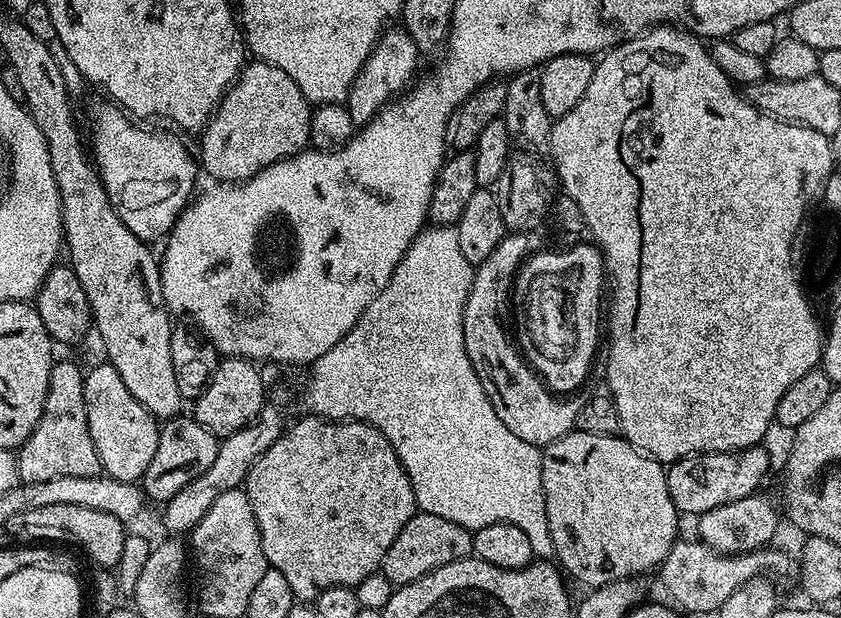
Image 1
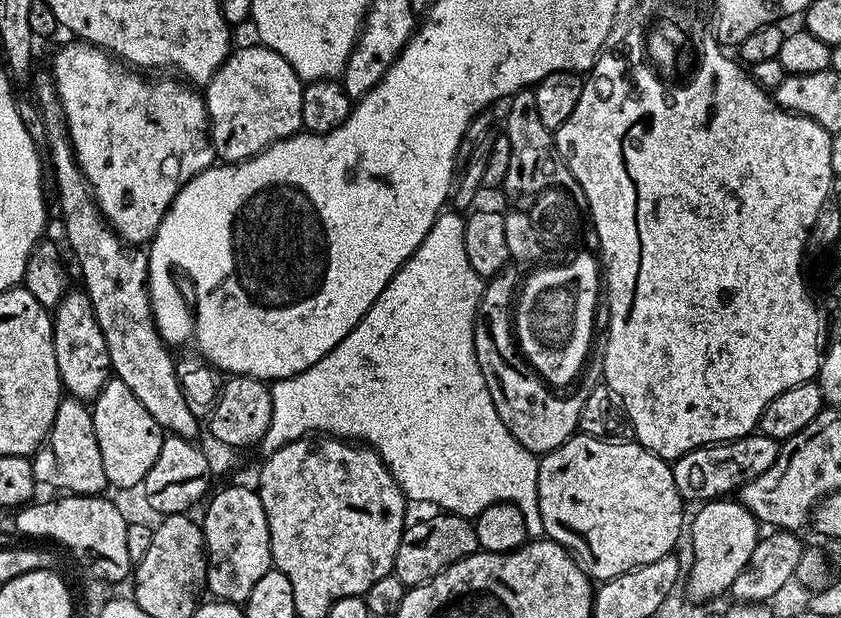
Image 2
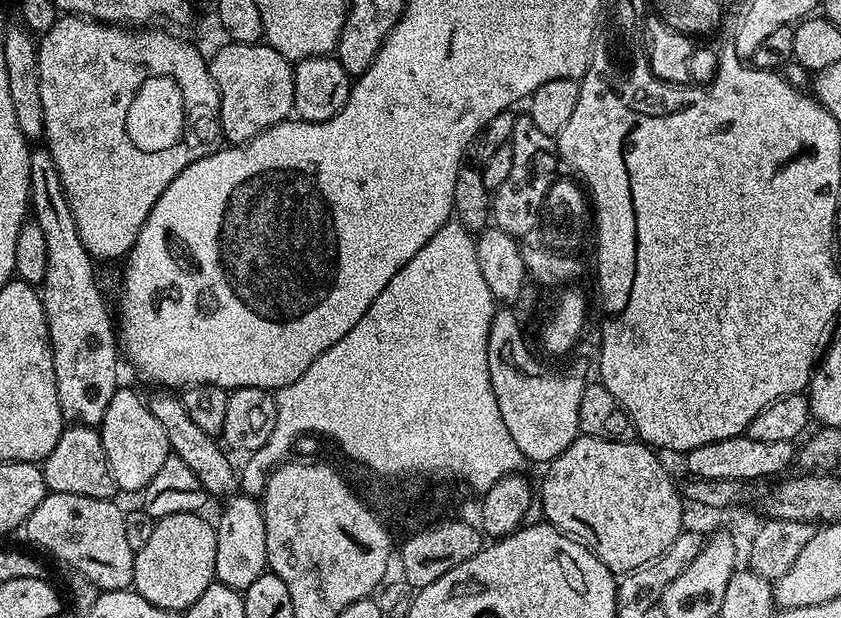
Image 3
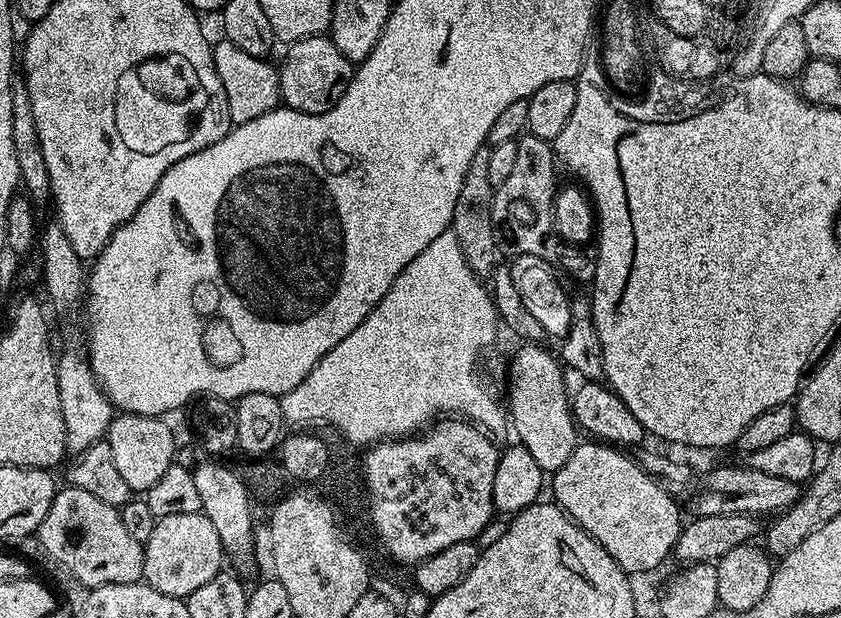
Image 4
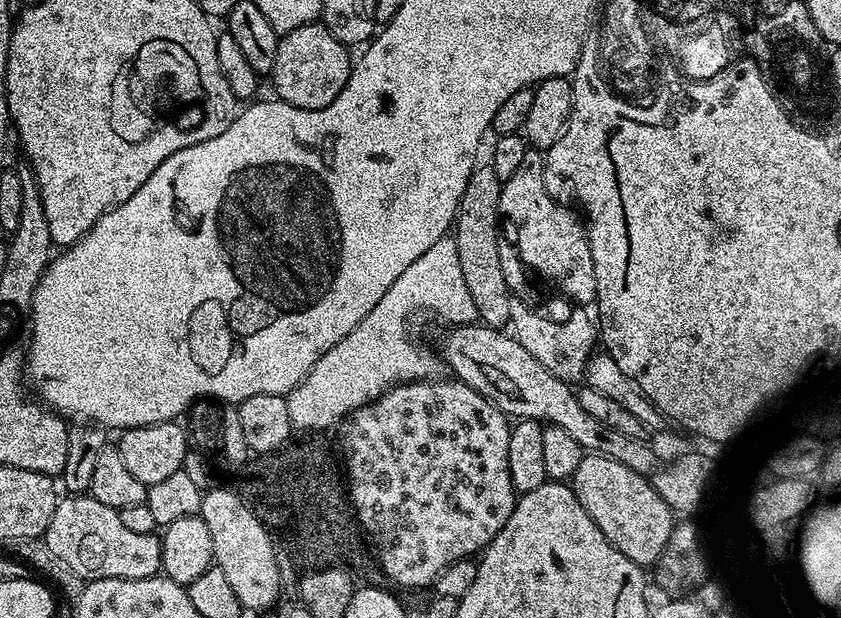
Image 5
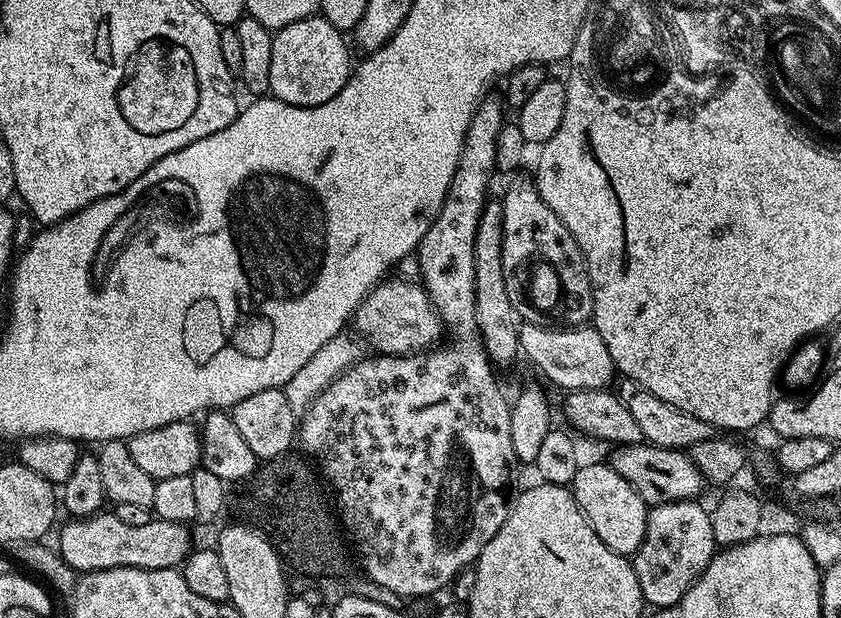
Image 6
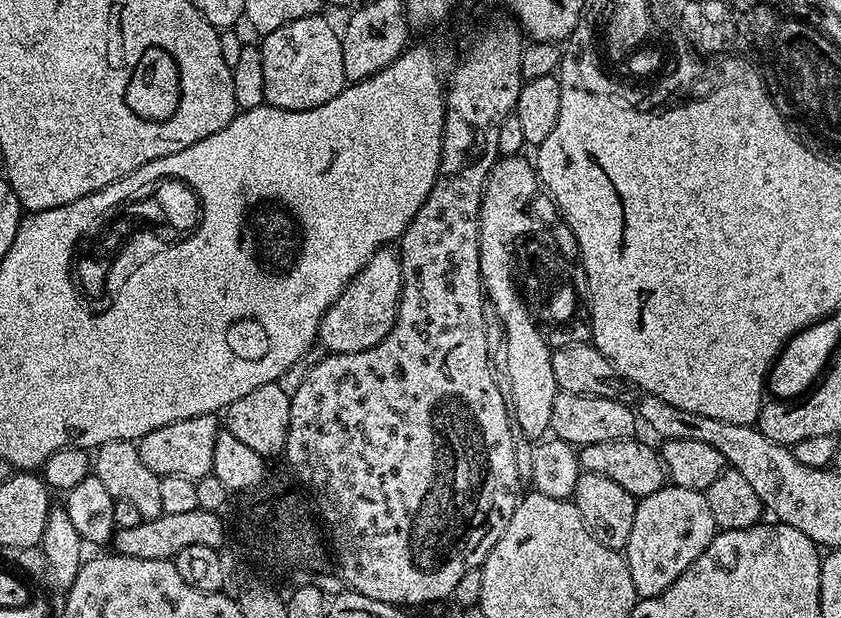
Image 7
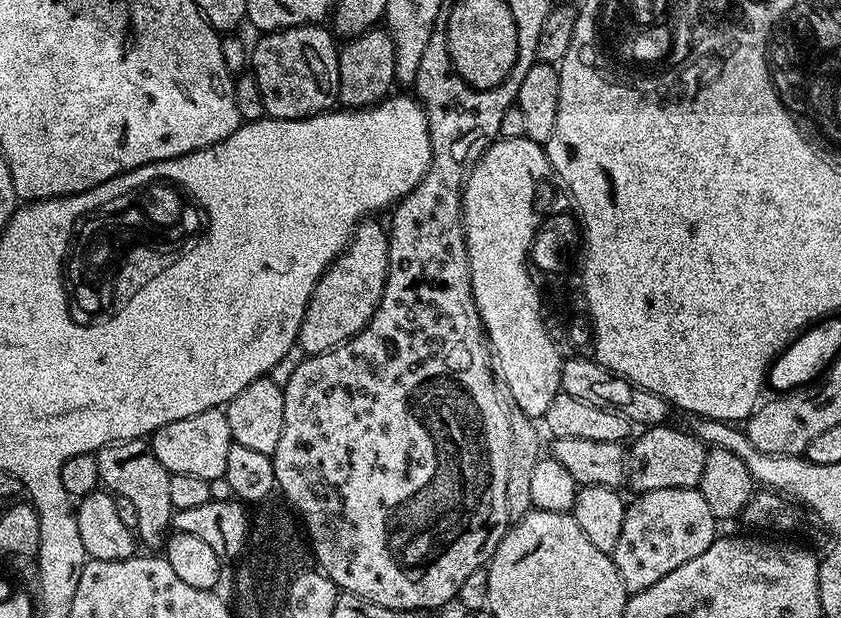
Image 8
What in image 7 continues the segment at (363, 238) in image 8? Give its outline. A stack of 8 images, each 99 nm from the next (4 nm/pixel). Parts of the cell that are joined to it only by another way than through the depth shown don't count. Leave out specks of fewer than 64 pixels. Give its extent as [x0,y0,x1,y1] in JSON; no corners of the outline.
[319,246,401,354]

